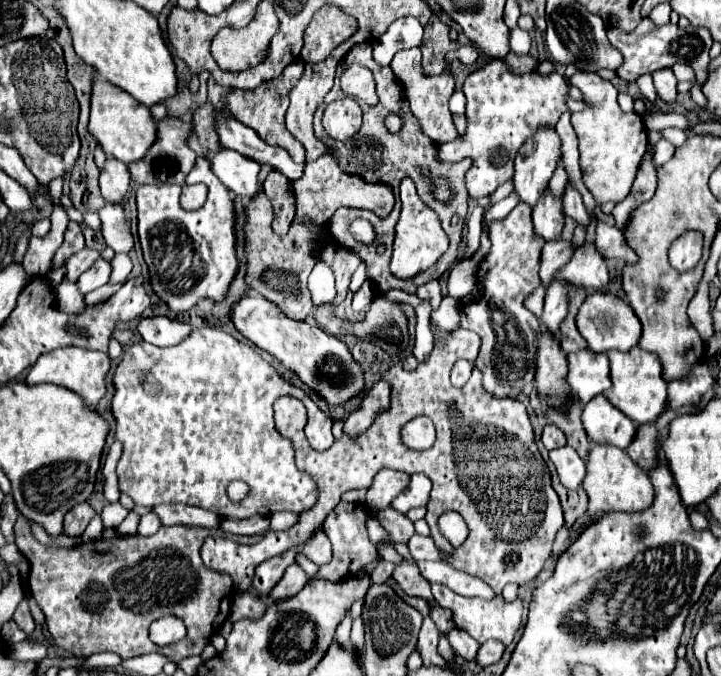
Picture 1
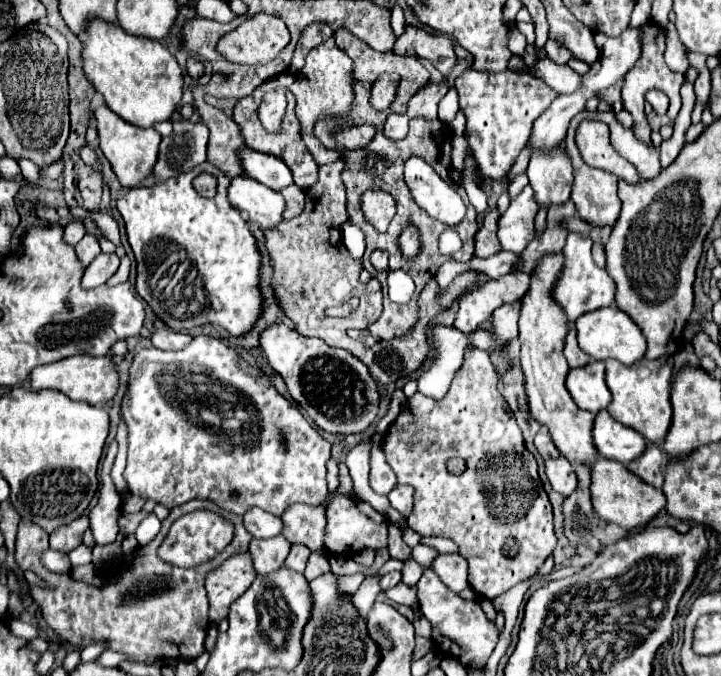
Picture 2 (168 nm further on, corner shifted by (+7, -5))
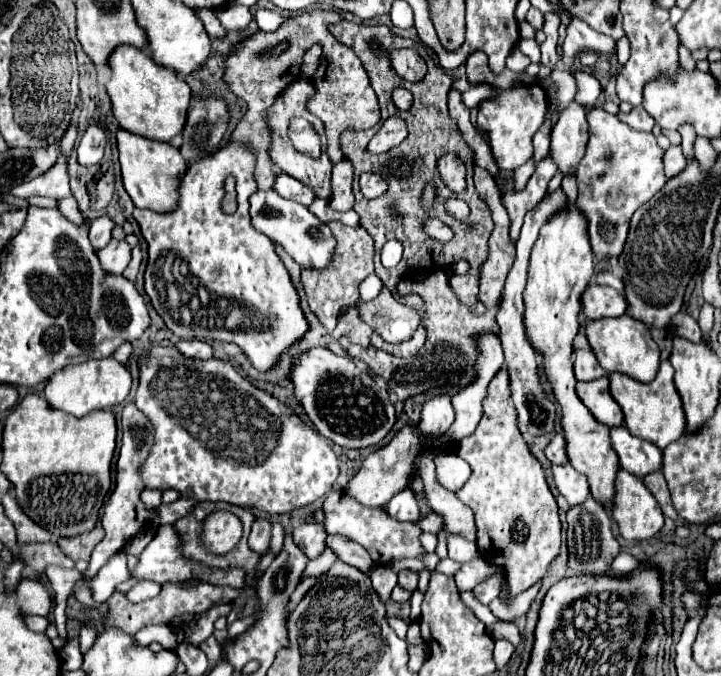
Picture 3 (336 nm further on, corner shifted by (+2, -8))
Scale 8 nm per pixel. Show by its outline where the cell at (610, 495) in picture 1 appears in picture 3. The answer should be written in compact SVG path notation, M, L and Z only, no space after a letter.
M619 469L615 489L615 509L611 517L619 525L621 537L627 541L647 541L655 537L663 529L663 513L643 481Z

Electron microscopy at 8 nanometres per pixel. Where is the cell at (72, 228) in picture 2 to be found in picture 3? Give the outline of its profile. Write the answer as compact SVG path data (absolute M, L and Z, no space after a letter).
M73 195L63 197L63 199L59 199L57 203L59 203L59 211L61 211L67 219L71 219L73 223L85 223L85 221L83 221L83 215L81 215L81 211L79 211L77 201L75 201Z

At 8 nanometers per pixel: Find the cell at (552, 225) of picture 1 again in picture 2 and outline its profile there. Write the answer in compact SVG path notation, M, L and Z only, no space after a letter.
M564 150L534 154L526 168L526 176L538 208L562 206L570 200L572 164Z

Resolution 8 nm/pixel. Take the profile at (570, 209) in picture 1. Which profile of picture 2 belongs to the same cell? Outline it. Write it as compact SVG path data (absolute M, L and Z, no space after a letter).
M570 232L568 234L568 242L562 250L564 256L564 268L552 288L552 298L554 302L564 310L564 314L568 316L570 322L574 322L580 314L584 312L592 312L604 306L610 306L614 302L614 292L616 292L616 284L614 280L606 274L606 270L598 268L592 260L592 238L590 236L582 236L580 232Z

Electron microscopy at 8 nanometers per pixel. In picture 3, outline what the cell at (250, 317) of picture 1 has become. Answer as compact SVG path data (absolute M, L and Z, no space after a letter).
M325 347L303 353L293 367L291 381L295 385L295 397L301 401L317 431L341 447L361 449L377 445L383 433L387 435L397 421L389 393L367 371L361 371L347 357L339 357Z

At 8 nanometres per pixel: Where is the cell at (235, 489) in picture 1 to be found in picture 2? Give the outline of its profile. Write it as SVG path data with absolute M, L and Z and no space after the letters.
M253 507L244 514L244 524L246 530L252 534L254 538L270 538L270 536L278 536L282 530L282 520L274 514L266 514L264 510L258 510Z

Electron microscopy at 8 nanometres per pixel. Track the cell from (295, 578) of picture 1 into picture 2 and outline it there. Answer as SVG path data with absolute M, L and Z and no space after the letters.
M292 544L292 550L290 550L284 566L290 568L290 570L298 570L300 574L304 574L304 566L306 566L308 556L310 556L310 550L308 550L306 546L302 546L302 544Z

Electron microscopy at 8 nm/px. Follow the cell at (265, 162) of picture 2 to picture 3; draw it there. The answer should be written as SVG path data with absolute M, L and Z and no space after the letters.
M279 173L279 177L275 179L275 187L273 187L281 197L285 197L285 199L293 199L293 201L297 201L297 203L301 203L301 205L311 205L313 203L313 199L315 199L315 193L307 187L307 185L303 185L303 183L299 183L297 179L293 179L293 177L289 177L287 173Z

